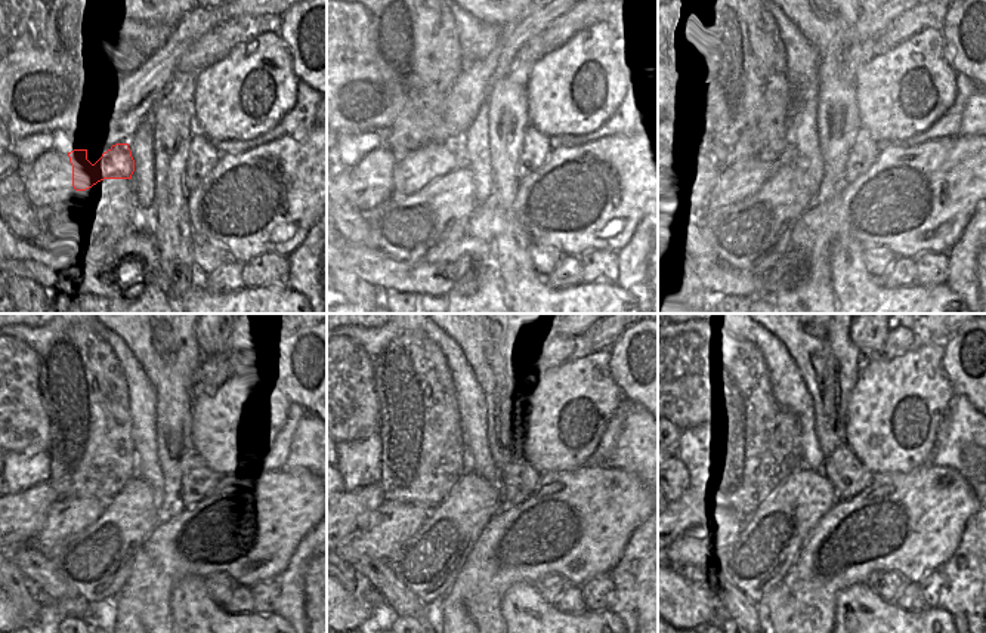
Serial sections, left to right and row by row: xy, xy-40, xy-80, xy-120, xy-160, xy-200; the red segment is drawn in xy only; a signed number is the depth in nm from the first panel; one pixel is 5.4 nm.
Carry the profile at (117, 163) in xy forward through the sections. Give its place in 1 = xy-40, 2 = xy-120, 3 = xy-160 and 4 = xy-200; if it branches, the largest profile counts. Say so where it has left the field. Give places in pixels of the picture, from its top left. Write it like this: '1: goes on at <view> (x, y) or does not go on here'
1: goes on at xy-40 (411, 172)
2: goes on at xy-120 (67, 516)
3: goes on at xy-160 (393, 521)
4: goes on at xy-200 (707, 542)

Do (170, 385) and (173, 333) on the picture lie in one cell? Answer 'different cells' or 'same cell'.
same cell

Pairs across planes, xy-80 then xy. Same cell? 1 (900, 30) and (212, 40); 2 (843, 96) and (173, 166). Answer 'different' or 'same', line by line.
1: same
2: same

